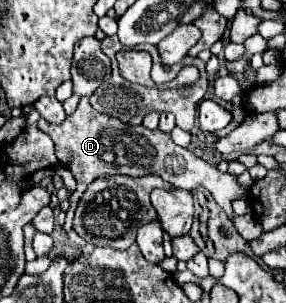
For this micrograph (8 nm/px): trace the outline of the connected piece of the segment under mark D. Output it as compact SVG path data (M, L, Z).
M80 97L76 111L72 115L68 115L64 123L54 127L46 119L40 119L38 127L52 137L52 141L56 143L56 157L60 159L60 163L64 167L68 167L72 171L72 175L76 179L76 191L70 195L70 209L66 211L66 223L64 223L64 225L68 225L68 231L72 231L74 209L76 209L76 203L80 201L84 189L94 179L104 177L104 175L120 173L120 175L130 175L130 177L142 177L142 175L156 173L164 181L172 183L174 187L182 187L182 189L190 189L190 191L196 187L204 187L212 193L214 201L218 201L218 205L228 213L228 217L232 217L232 199L248 197L248 191L244 191L236 183L236 177L232 177L230 173L220 173L216 167L212 167L204 159L196 157L190 149L176 145L170 139L170 135L166 135L164 131L160 131L160 129L150 131L144 125L126 125L126 123L118 121L116 117L98 113L90 107L88 97Z

